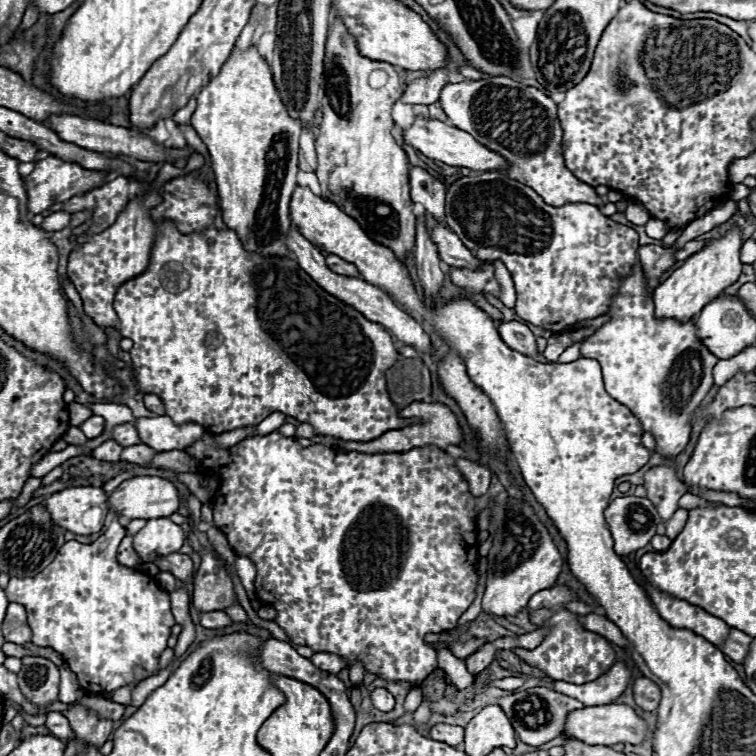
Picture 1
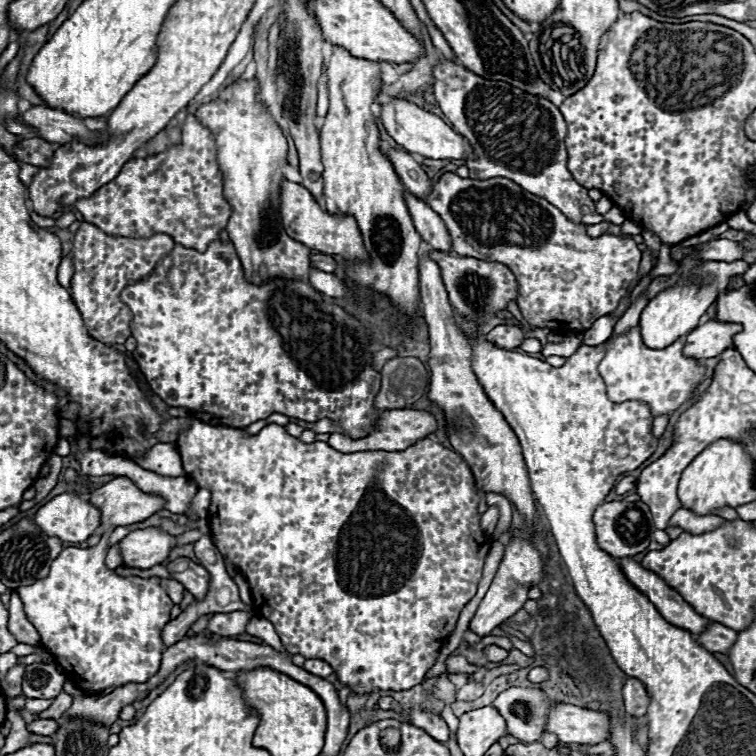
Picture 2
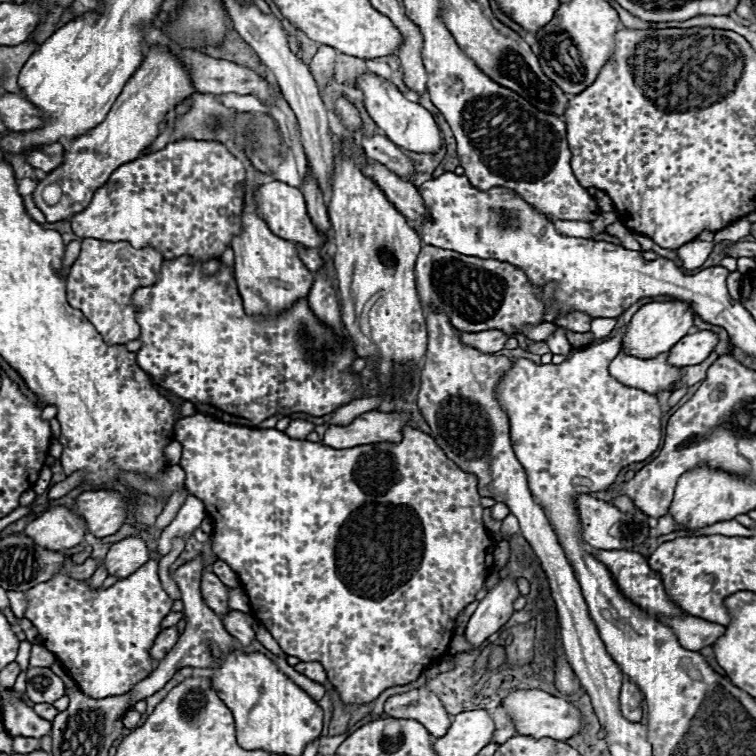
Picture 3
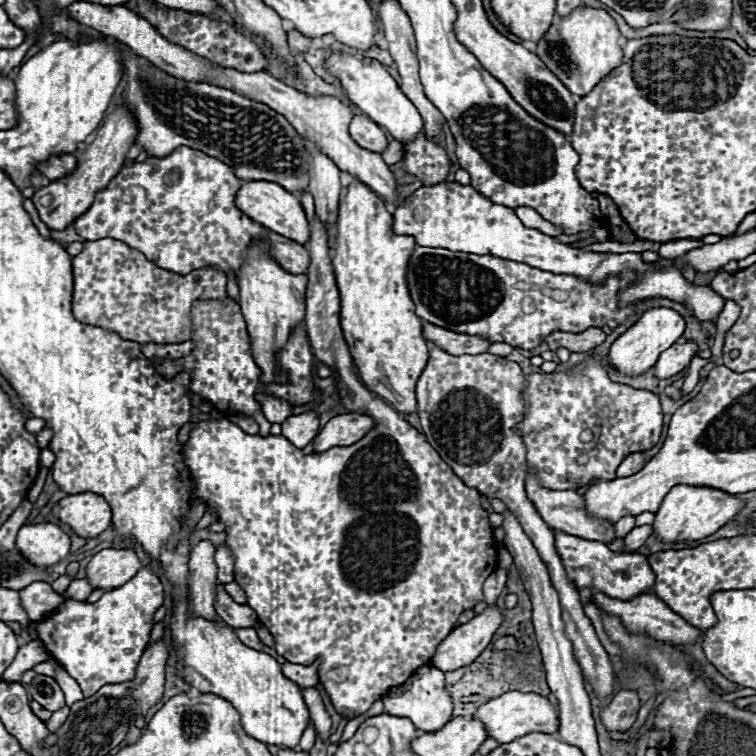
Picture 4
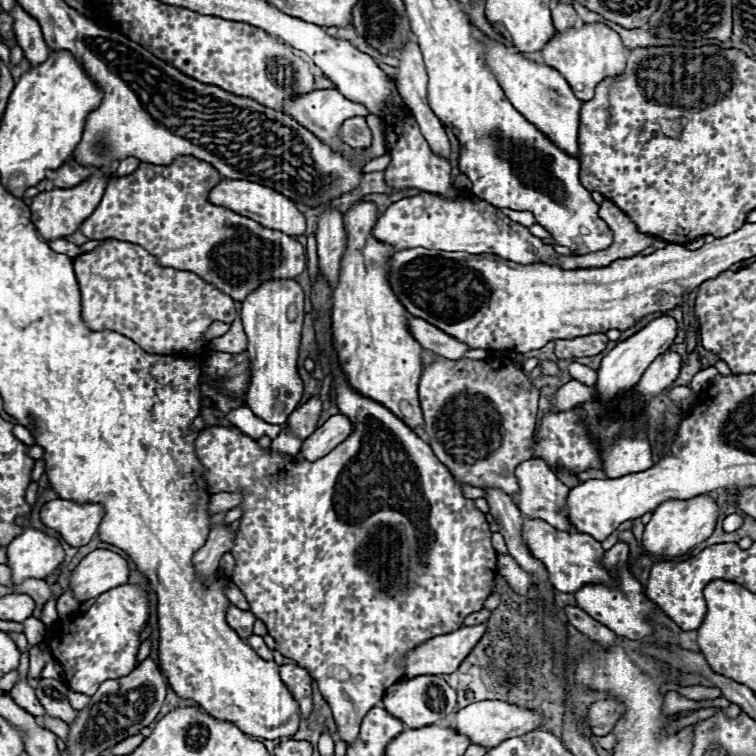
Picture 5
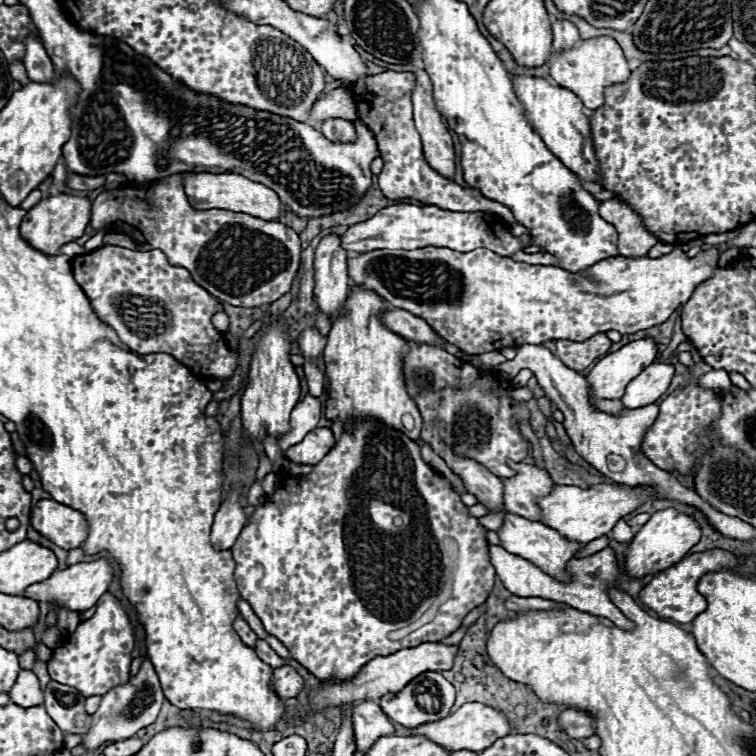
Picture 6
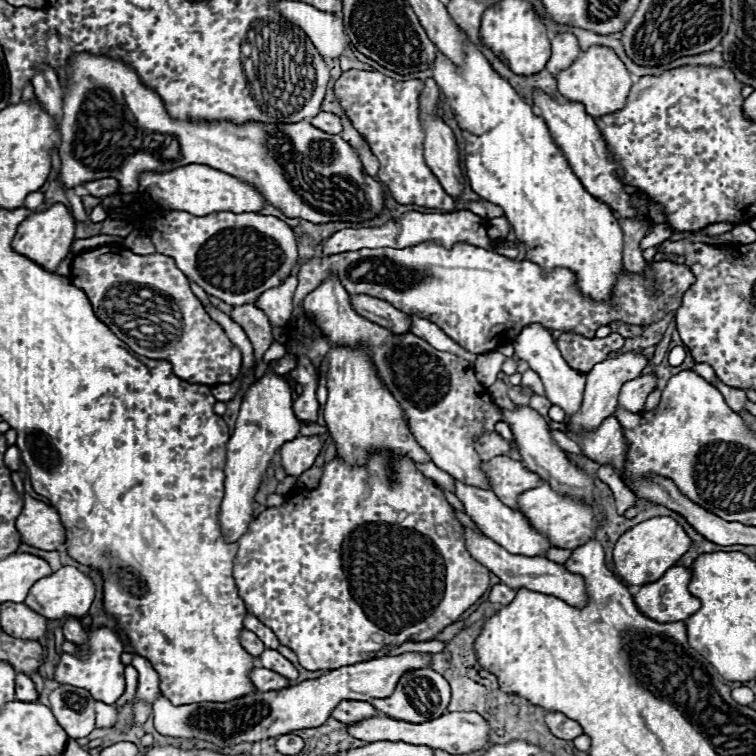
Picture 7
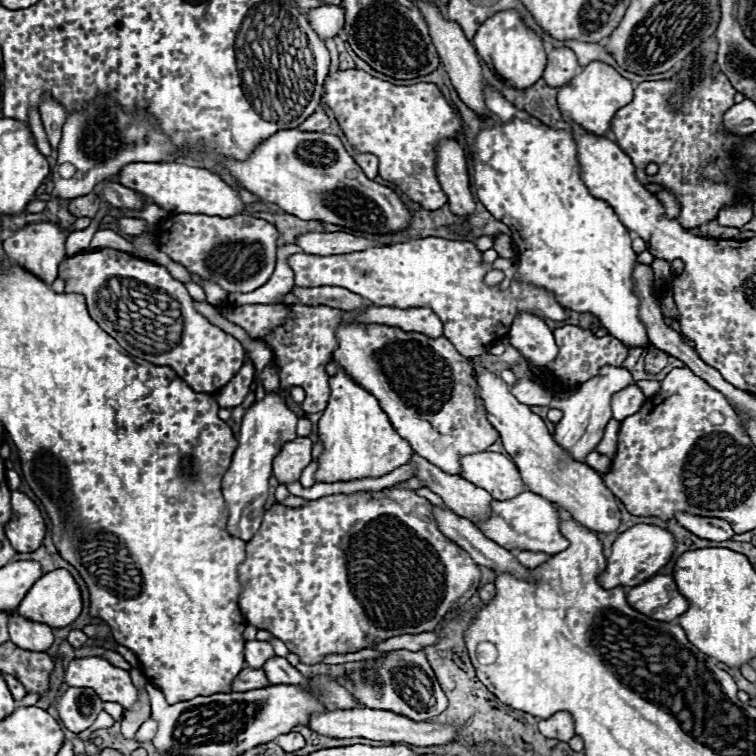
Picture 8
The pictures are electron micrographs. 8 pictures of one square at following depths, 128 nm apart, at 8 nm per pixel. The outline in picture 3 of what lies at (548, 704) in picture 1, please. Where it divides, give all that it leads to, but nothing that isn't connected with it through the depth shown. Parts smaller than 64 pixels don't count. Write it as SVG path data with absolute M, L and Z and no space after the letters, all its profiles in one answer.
M500 706L492 712L492 718L494 718L494 722L496 722L496 730L494 730L494 734L492 734L492 742L494 742L494 744L502 744L502 742L506 742L508 738L514 736L514 724L510 722L508 714L506 714Z

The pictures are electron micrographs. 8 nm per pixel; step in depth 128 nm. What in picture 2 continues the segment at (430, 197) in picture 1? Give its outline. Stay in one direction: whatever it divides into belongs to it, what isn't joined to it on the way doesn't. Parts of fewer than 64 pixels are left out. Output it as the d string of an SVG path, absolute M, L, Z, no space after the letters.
M380 146L380 152L392 162L400 182L404 184L404 188L418 196L418 198L426 198L426 194L430 194L430 186L432 182L428 180L426 172L422 170L422 166L404 150L394 150L394 148L388 148L388 146Z

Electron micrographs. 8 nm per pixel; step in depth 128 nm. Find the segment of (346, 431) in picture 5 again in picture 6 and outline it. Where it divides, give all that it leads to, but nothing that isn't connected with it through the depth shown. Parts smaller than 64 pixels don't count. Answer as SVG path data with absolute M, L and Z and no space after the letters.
M314 428L306 438L286 450L286 458L296 464L318 464L334 446L330 428Z

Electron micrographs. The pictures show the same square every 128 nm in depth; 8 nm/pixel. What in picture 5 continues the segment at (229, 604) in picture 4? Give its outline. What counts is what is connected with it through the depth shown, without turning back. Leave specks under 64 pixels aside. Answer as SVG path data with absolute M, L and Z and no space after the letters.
M230 606L228 608L228 612L226 612L226 620L228 620L228 624L238 632L238 636L240 638L248 638L248 636L252 636L252 626L254 626L254 616L250 614L250 612L246 612L246 610L238 610L236 606Z

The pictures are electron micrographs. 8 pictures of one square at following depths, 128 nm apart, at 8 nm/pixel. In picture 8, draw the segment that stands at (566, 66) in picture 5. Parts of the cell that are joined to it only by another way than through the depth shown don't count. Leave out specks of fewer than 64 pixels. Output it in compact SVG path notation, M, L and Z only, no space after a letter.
M590 62L582 68L566 86L558 88L558 108L574 124L582 126L586 132L596 136L606 136L610 132L610 122L614 114L632 102L632 82L622 78L612 66L604 62Z

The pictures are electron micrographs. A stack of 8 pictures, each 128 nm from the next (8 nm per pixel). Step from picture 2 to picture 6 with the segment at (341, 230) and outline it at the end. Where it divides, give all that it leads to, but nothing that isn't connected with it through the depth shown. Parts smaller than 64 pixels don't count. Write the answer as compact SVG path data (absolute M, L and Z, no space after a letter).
M184 172L182 178L184 192L188 196L188 202L194 210L210 210L210 208L220 208L220 210L232 210L232 212L244 212L262 220L276 220L282 212L282 202L278 200L278 194L270 190L268 186L260 182L252 182L242 174L212 174L212 172Z

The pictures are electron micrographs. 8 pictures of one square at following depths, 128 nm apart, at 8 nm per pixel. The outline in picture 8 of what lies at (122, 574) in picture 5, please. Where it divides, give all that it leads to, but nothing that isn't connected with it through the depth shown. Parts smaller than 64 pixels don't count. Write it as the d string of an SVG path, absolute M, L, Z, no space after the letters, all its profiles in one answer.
M56 568L56 570L52 570L52 572L44 574L44 576L40 576L32 584L32 588L24 596L24 600L20 602L16 612L26 620L42 622L42 624L48 624L50 628L64 628L64 626L72 624L82 612L82 596L80 596L78 584L74 582L74 578L70 576L68 570Z

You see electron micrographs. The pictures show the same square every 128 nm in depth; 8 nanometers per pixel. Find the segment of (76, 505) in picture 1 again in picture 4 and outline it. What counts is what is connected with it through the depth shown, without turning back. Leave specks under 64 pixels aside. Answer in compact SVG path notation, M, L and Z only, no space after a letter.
M28 524L16 538L18 552L38 568L50 568L70 554L70 536L58 524Z

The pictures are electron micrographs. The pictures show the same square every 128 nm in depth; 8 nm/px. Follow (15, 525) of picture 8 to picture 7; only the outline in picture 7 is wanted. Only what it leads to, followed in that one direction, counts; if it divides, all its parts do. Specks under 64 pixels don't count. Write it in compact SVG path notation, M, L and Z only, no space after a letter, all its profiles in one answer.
M12 472L11 478L24 500L24 508L16 518L16 530L20 532L20 540L40 550L58 550L64 544L64 526L58 518L58 512L52 506L28 496L17 472Z

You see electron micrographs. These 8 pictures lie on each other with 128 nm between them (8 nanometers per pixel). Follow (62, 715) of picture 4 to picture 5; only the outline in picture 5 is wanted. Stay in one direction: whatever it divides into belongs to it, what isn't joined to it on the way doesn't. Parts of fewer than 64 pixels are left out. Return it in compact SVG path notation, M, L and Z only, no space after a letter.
M50 716L45 717L46 728L56 734L64 742L67 741L69 725L59 718L54 718Z

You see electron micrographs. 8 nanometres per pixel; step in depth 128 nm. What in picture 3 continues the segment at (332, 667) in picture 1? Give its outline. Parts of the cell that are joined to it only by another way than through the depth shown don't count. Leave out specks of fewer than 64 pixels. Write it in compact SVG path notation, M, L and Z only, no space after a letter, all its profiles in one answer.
M298 662L294 666L294 670L300 672L300 674L304 674L306 678L318 682L318 684L324 684L326 682L326 672L324 672L324 668L318 662Z

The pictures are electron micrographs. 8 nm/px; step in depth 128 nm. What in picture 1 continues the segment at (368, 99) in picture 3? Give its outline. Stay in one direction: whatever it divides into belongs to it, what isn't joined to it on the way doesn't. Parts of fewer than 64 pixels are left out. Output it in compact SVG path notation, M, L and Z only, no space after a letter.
M416 116L414 124L410 128L406 128L402 132L404 142L410 144L414 150L422 152L424 156L432 158L432 160L440 160L448 166L458 166L458 168L470 168L470 170L502 170L502 166L506 166L506 160L500 154L494 154L492 150L486 150L486 146L482 146L480 142L476 142L468 132L458 130L454 126L448 126L440 120L434 118L422 118Z

